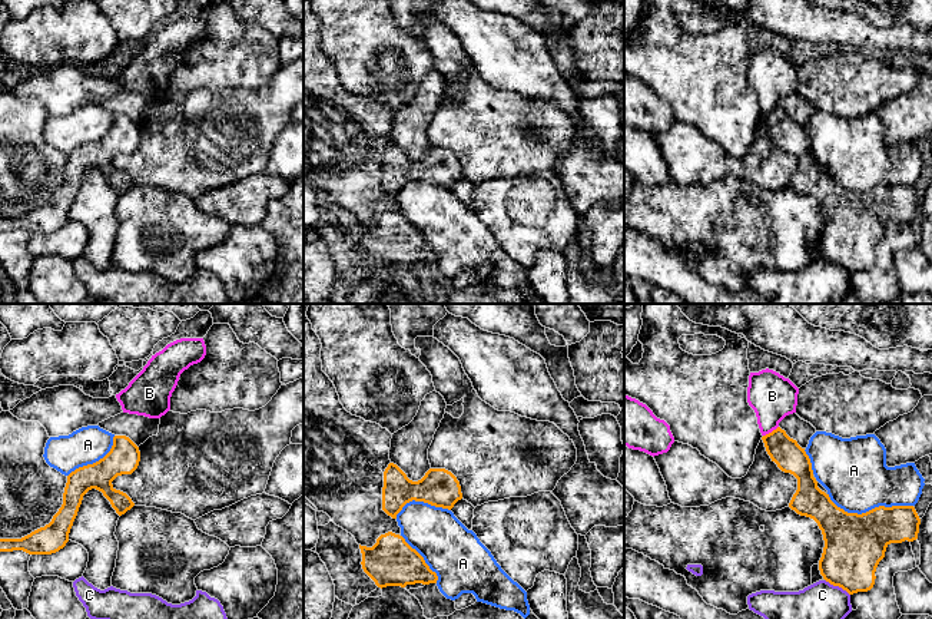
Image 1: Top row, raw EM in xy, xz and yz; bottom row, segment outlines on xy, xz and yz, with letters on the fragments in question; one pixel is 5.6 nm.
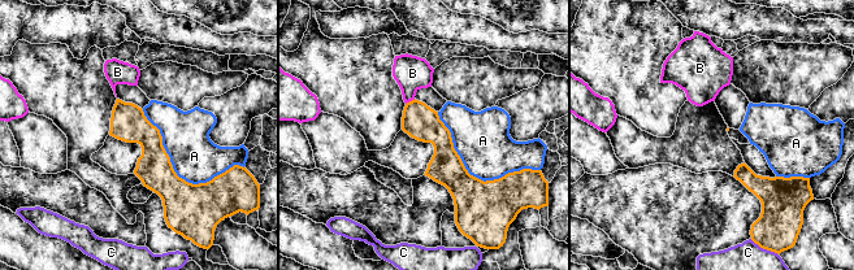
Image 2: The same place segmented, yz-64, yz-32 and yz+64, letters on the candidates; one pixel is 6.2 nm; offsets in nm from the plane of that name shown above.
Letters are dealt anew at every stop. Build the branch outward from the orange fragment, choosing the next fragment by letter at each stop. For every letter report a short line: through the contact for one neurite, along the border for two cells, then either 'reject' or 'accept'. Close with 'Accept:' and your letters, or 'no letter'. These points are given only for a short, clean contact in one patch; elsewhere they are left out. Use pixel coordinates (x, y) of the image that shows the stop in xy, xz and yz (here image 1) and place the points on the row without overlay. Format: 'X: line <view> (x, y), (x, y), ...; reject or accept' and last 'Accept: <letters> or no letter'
A: reject
B: line yz (778, 105), (763, 115); reject
C: reject
Accept: no letter

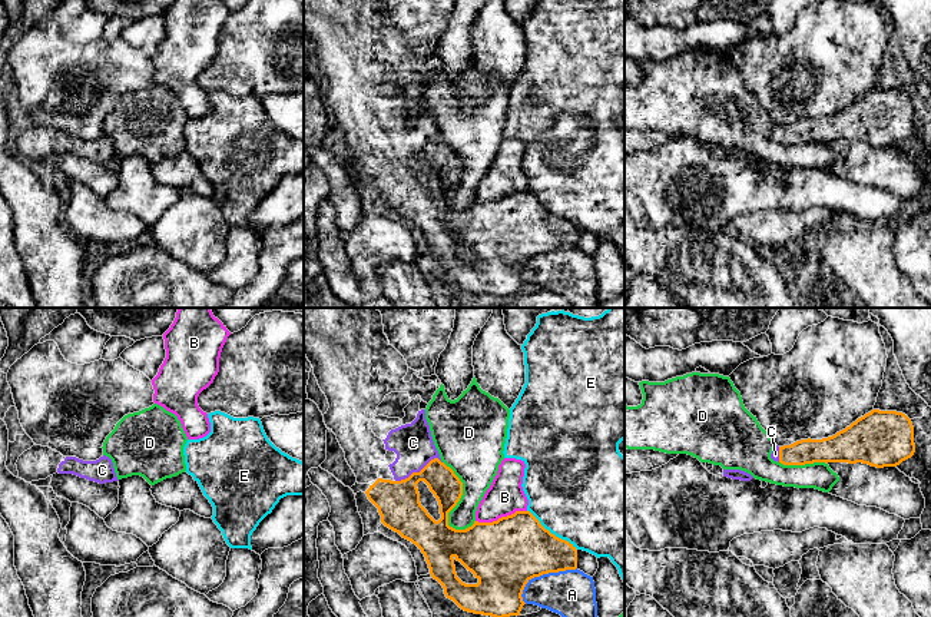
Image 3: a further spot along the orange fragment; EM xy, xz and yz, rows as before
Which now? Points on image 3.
A: reject
B: reject
C: line xz (398, 183), (404, 166), (420, 151), (413, 122); accept
D: reject
E: reject
Accept: C

